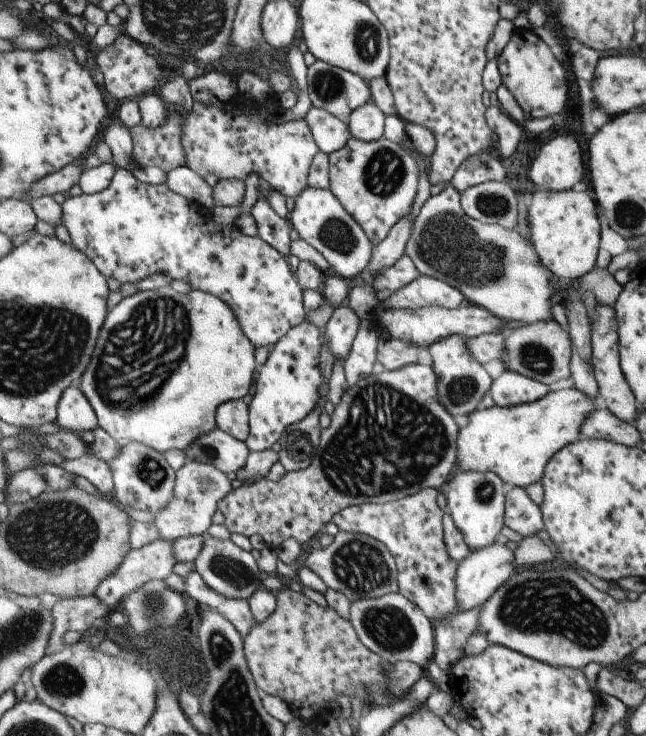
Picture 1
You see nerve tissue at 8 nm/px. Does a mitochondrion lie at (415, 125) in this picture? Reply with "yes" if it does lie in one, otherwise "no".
no

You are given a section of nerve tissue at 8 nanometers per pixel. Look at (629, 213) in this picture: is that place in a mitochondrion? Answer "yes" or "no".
yes

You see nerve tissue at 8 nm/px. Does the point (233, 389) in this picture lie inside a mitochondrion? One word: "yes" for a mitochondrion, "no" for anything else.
no

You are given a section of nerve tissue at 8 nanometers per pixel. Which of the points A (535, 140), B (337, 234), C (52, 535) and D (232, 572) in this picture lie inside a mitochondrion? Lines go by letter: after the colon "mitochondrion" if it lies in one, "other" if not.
A: other
B: mitochondrion
C: mitochondrion
D: mitochondrion

